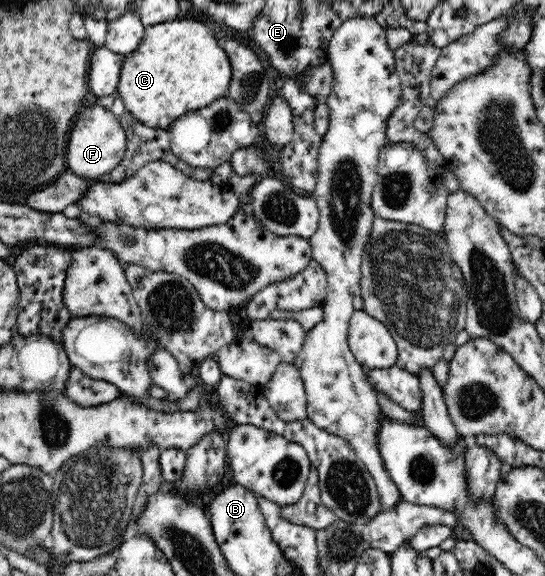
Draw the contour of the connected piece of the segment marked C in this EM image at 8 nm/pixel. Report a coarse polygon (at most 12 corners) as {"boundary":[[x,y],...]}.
{"boundary":[[201,22],[146,27],[118,93],[166,130],[228,96],[231,62]]}

